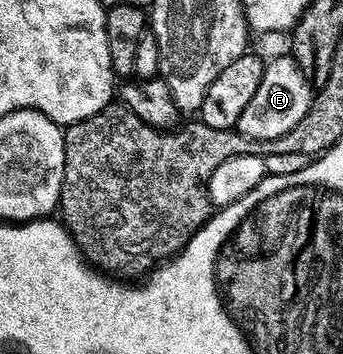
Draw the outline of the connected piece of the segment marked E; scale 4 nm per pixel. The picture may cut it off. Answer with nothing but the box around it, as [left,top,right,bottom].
[237,53,313,139]

